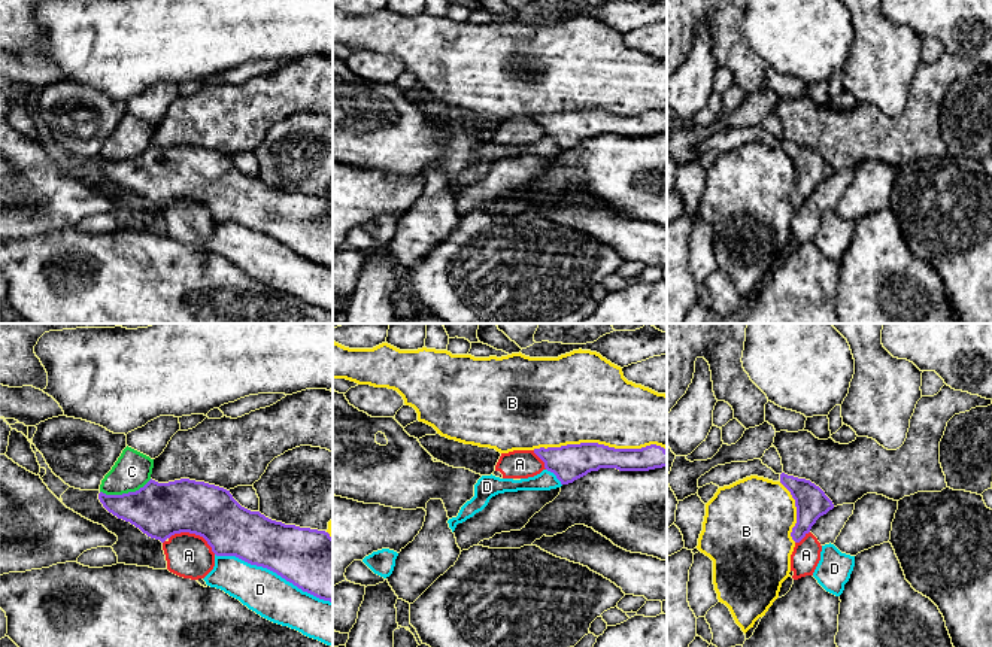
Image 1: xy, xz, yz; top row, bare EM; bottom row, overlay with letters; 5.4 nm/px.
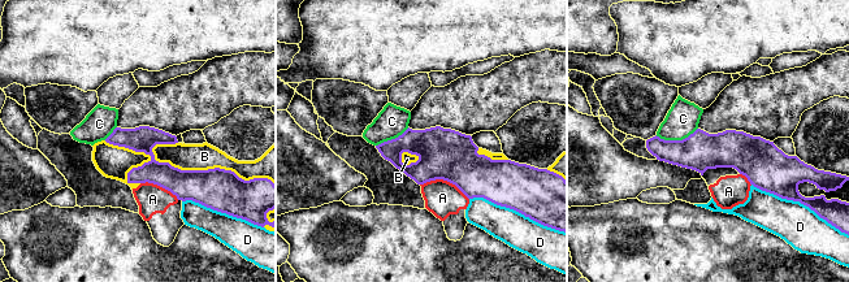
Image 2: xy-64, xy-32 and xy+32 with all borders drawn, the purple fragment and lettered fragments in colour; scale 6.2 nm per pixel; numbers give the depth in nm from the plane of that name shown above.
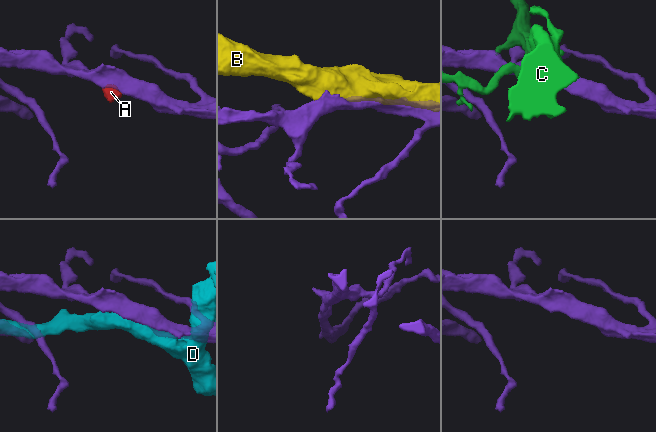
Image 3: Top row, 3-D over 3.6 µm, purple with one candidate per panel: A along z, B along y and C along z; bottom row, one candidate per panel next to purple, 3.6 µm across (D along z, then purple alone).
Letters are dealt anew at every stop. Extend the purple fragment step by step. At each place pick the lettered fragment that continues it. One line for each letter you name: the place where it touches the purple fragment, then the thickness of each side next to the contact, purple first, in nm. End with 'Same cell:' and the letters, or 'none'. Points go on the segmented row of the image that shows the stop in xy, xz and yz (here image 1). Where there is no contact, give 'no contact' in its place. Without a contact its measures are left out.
Same cell: none

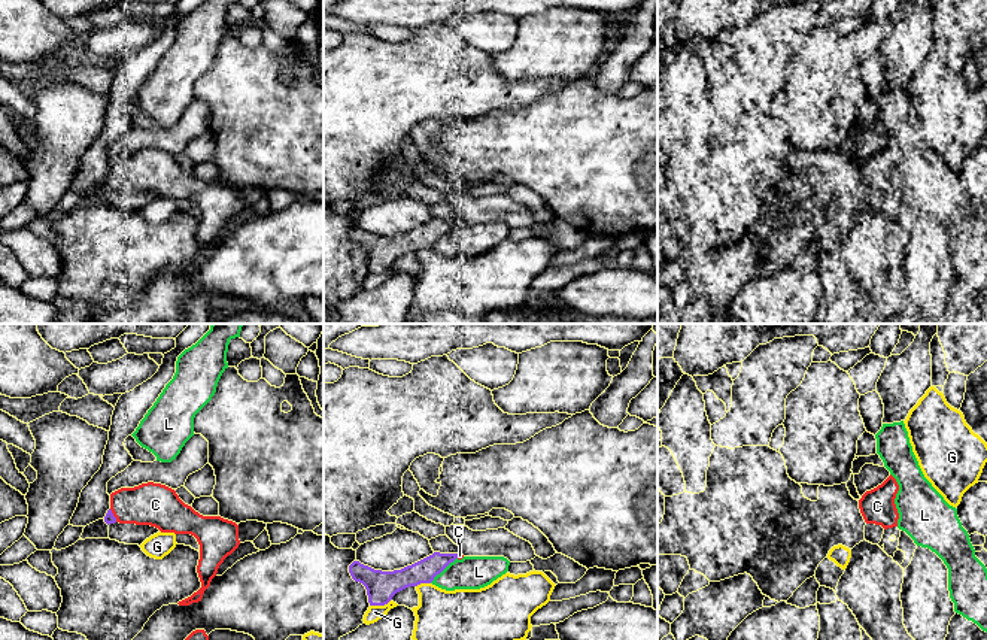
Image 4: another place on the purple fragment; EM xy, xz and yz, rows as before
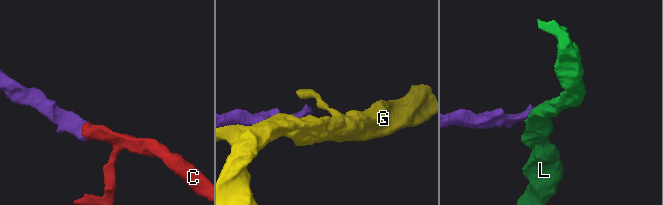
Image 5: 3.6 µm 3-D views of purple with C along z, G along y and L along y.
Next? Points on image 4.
C: meets purple in xy at (112, 515); 60 nm thick on the purple side, 240 nm on the other
Same cell: C

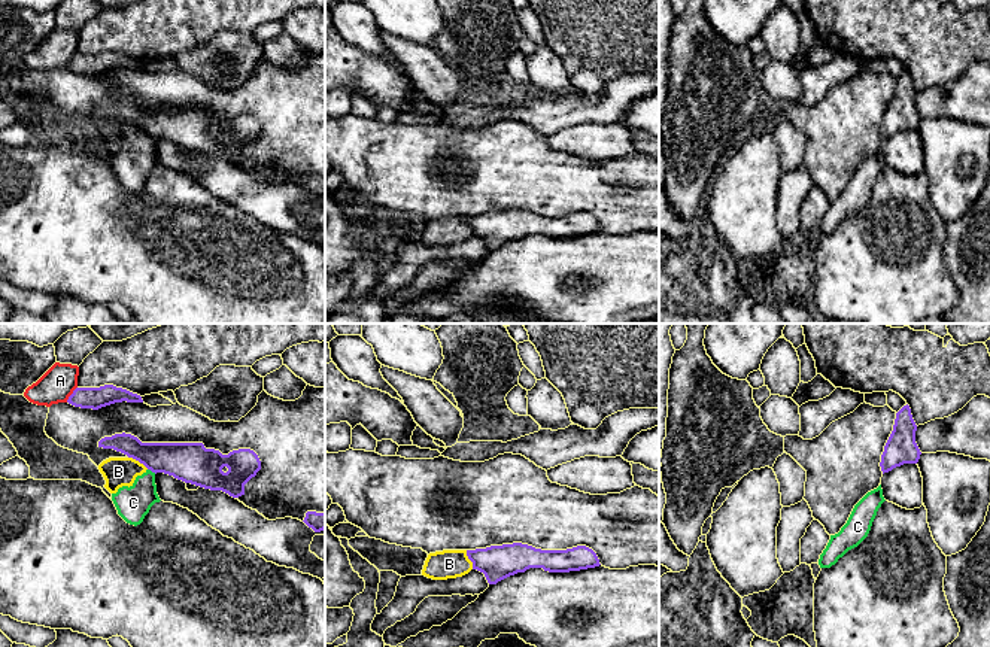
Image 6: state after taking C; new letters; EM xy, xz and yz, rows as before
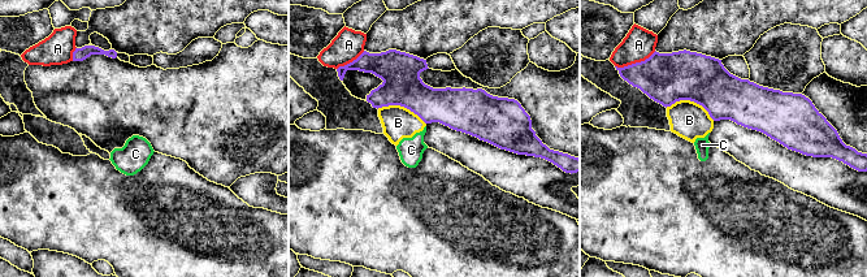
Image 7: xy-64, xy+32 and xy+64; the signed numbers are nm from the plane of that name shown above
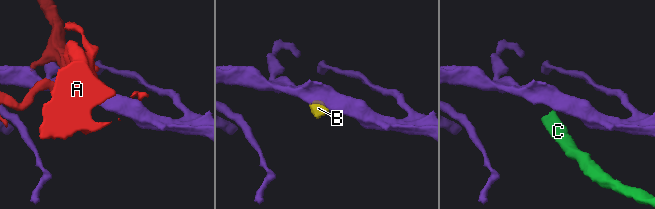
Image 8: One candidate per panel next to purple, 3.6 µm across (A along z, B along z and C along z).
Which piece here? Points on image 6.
Same cell: none

